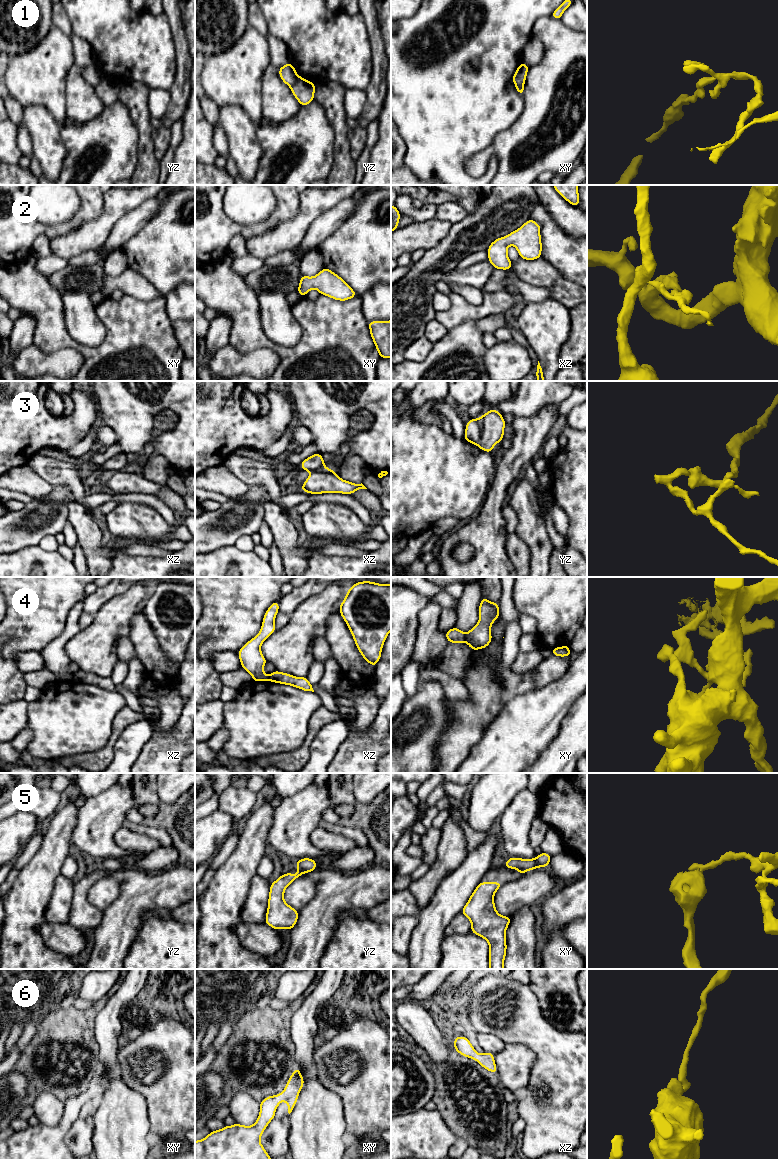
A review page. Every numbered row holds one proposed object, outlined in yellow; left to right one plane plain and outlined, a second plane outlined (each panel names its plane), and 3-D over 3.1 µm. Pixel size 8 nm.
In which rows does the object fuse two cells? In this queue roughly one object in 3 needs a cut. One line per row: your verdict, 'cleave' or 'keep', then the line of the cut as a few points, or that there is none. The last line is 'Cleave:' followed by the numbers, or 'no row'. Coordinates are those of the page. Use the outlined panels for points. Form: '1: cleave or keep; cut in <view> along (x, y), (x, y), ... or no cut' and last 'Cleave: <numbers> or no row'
1: cleave; cut in yz along (298, 76), (297, 80), (290, 87)
2: keep; no cut
3: cleave; cut in yz along (480, 418), (481, 437), (477, 444)
4: cleave; cut in xy along (464, 634), (465, 641)
5: cleave; cut in yz along (298, 867), (303, 872)
6: keep; no cut
Cleave: 1, 3, 4, 5

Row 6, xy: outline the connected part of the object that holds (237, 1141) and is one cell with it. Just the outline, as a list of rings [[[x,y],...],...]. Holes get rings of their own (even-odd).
[[[295,1067],[281,1094],[259,1102],[259,1116],[252,1126],[235,1123],[211,1131],[205,1138],[195,1141],[195,1159],[272,1159],[260,1142],[261,1135],[275,1118],[276,1109],[283,1100],[288,1105],[288,1113],[292,1112],[303,1086],[304,1078]]]

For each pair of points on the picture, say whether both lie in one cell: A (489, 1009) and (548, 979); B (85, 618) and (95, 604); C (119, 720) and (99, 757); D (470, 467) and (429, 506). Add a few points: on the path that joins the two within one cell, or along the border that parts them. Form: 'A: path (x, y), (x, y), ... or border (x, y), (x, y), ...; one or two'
A: border (528, 984), (536, 996), (541, 1009); two
B: border (83, 611), (93, 614); two
C: path (117, 729), (108, 748); one
D: path (460, 475), (439, 496); one

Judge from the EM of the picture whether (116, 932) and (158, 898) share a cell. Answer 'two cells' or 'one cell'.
one cell

